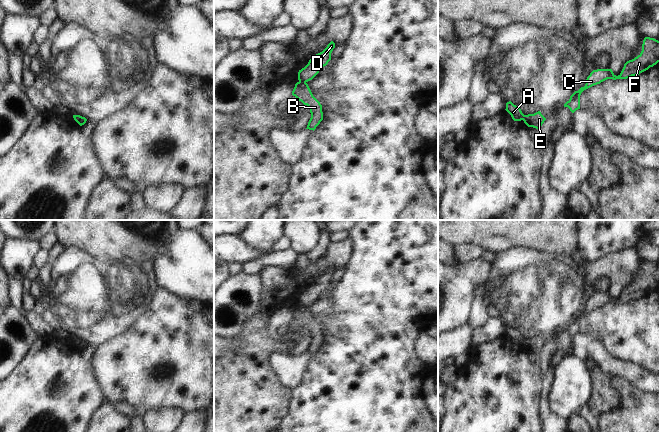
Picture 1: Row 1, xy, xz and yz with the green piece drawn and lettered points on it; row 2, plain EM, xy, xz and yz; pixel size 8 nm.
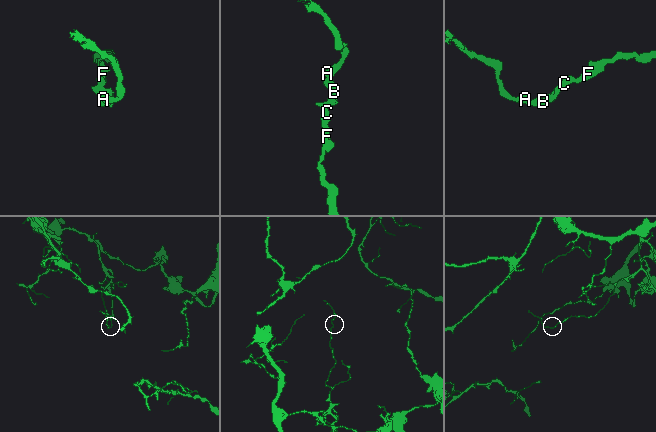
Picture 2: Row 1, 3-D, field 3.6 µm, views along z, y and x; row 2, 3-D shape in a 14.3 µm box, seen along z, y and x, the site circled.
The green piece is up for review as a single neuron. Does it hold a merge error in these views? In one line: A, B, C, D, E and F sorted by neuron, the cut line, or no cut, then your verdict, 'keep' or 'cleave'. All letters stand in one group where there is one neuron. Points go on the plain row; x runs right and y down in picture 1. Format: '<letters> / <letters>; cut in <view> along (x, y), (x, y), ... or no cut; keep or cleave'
A D / B C E F; cut in xz along (299, 305), (305, 306); cleave

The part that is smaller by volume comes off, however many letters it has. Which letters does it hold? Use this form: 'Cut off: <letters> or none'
Cut off: A, D

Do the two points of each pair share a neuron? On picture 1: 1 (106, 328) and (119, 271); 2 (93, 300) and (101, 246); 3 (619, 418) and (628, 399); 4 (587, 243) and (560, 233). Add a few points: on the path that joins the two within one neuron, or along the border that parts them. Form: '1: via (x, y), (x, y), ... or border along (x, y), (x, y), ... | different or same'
1: via (106, 314), (106, 308), (119, 294), (119, 285) | same
2: border along (120, 260), (111, 264), (103, 275), (92, 263) | different
3: via (624, 413), (628, 409), (628, 404) | same
4: border along (577, 230), (577, 248), (579, 250) | different

